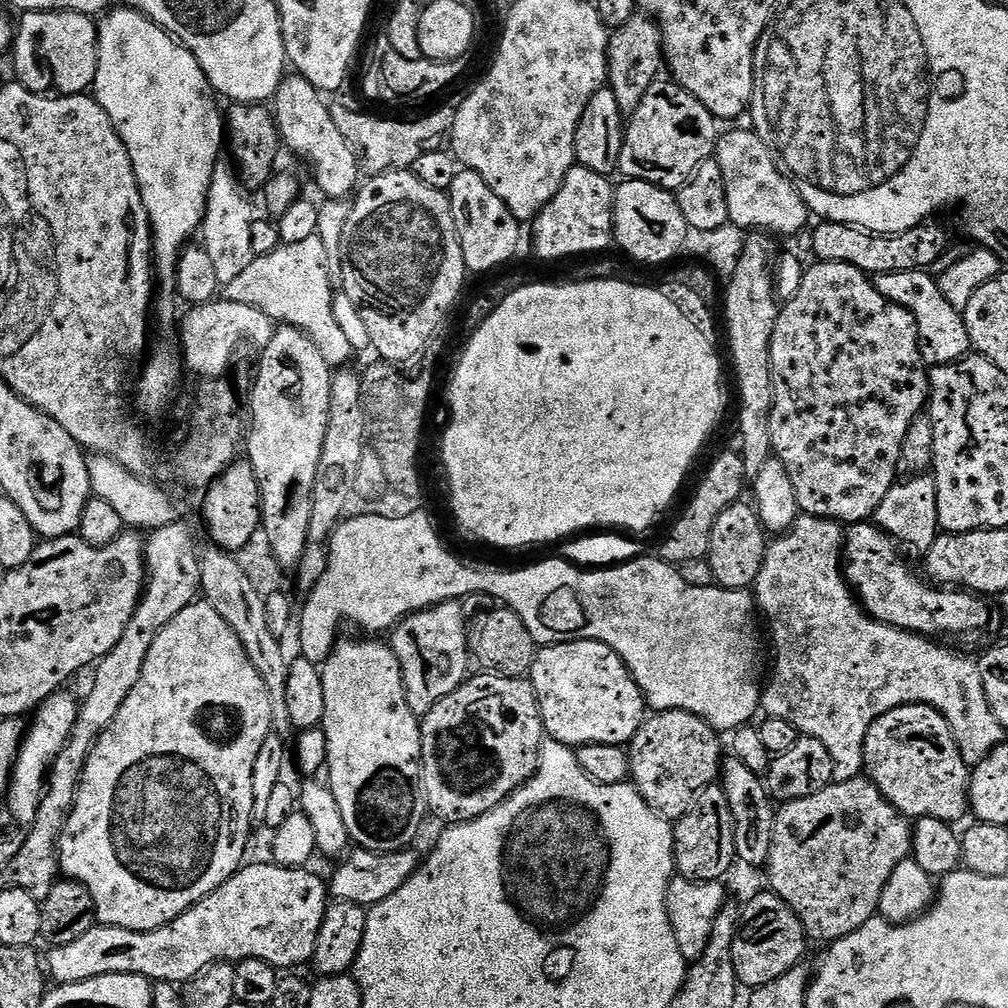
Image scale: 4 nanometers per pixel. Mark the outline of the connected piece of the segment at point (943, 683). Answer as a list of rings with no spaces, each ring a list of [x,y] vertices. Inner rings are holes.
[[[802,514],[796,519],[792,528],[789,528],[787,532],[779,533],[768,545],[762,570],[754,585],[754,595],[763,619],[764,616],[768,619],[768,628],[772,631],[772,648],[776,651],[776,669],[772,672],[772,681],[769,684],[767,681],[762,692],[762,712],[765,717],[782,718],[794,725],[803,735],[818,738],[832,751],[833,757],[836,758],[840,758],[843,752],[859,753],[864,747],[864,739],[870,730],[870,726],[874,726],[874,722],[890,710],[901,708],[907,704],[925,704],[931,708],[937,708],[948,719],[948,723],[952,725],[960,751],[969,761],[979,762],[1005,743],[1006,725],[994,714],[992,702],[988,700],[984,689],[984,677],[979,663],[975,659],[967,660],[966,657],[959,656],[954,649],[940,644],[944,642],[937,642],[935,639],[920,635],[919,632],[904,632],[900,628],[891,628],[888,624],[878,622],[875,618],[869,616],[860,607],[852,589],[848,587],[847,579],[842,571],[842,528],[837,521],[823,520],[817,516]]]

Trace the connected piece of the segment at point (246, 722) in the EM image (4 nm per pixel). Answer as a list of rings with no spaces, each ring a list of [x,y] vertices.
[[[207,602],[192,603],[181,613],[178,613],[174,619],[165,626],[164,629],[154,638],[153,644],[150,646],[149,653],[146,654],[145,665],[142,666],[141,677],[138,682],[135,682],[133,689],[130,690],[129,697],[122,702],[121,709],[118,710],[117,716],[103,733],[99,735],[99,739],[92,747],[92,751],[85,762],[84,772],[81,774],[80,790],[77,792],[76,806],[70,817],[70,831],[72,830],[72,837],[68,840],[68,857],[66,855],[62,860],[62,872],[67,879],[73,882],[85,884],[90,890],[90,894],[96,897],[98,905],[98,920],[101,925],[111,926],[113,928],[129,928],[130,930],[138,930],[139,932],[149,932],[155,928],[161,928],[167,924],[172,924],[174,918],[181,916],[186,910],[194,907],[199,900],[205,900],[214,890],[218,890],[235,872],[239,872],[242,865],[245,863],[244,851],[248,848],[248,839],[252,836],[252,815],[258,812],[256,807],[256,798],[254,796],[254,763],[252,760],[258,762],[258,753],[256,748],[262,750],[260,740],[266,742],[268,735],[273,735],[274,732],[274,695],[271,690],[267,688],[266,682],[263,681],[262,674],[255,668],[254,662],[247,656],[247,651],[244,649],[243,642],[239,640],[238,634],[227,624],[226,619],[218,614],[214,606]]]

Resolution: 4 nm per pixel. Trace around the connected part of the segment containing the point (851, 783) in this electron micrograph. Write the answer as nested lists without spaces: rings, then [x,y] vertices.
[[[863,779],[833,782],[810,798],[787,801],[775,813],[775,832],[766,865],[771,891],[796,909],[805,925],[827,942],[841,940],[874,919],[886,882],[890,882],[896,867],[913,855],[914,828],[909,817],[890,804],[871,779]]]

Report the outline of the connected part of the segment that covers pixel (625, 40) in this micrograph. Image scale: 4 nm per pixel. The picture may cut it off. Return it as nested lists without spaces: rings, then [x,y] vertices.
[[[647,14],[631,16],[621,28],[611,33],[608,41],[608,82],[614,98],[618,98],[621,110],[631,110],[642,102],[646,90],[661,75],[660,63],[665,63],[664,39],[660,37],[660,28]]]

